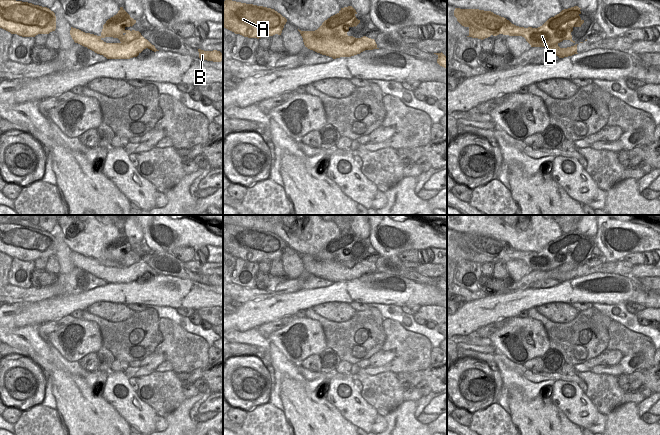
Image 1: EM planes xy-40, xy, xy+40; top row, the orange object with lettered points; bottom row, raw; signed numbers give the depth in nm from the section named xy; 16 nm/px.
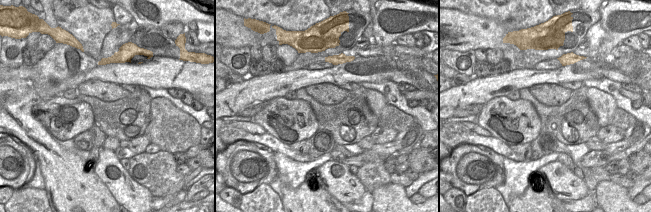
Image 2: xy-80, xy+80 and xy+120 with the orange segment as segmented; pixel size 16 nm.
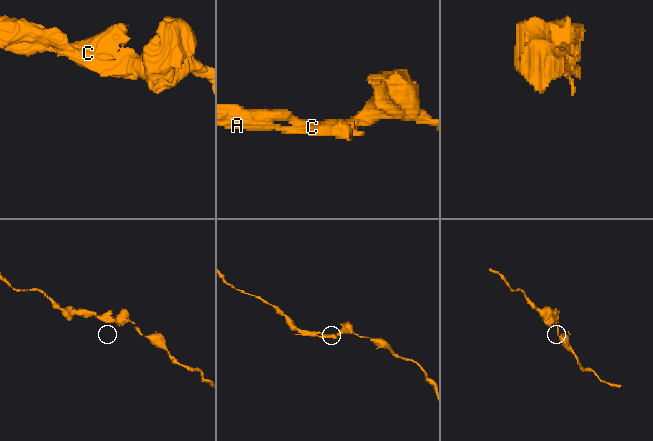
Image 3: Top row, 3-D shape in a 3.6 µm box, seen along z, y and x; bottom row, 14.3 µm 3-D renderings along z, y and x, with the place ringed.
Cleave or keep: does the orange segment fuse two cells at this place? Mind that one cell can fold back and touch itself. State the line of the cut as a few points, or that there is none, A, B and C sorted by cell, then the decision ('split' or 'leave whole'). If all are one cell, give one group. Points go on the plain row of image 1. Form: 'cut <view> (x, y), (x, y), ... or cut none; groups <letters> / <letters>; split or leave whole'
cut none; groups A B C; leave whole

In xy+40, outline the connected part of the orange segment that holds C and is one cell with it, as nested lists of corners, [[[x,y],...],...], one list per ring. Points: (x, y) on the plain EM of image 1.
[[[574,230],[562,234],[559,238],[549,242],[538,252],[524,252],[512,248],[509,244],[491,235],[479,233],[455,232],[454,240],[464,251],[469,252],[467,261],[485,263],[499,258],[522,260],[531,271],[546,271],[548,278],[564,282],[577,277],[577,269],[560,272],[558,268],[563,264],[572,264],[571,256],[574,251],[581,251],[584,244],[580,242],[581,232]]]

